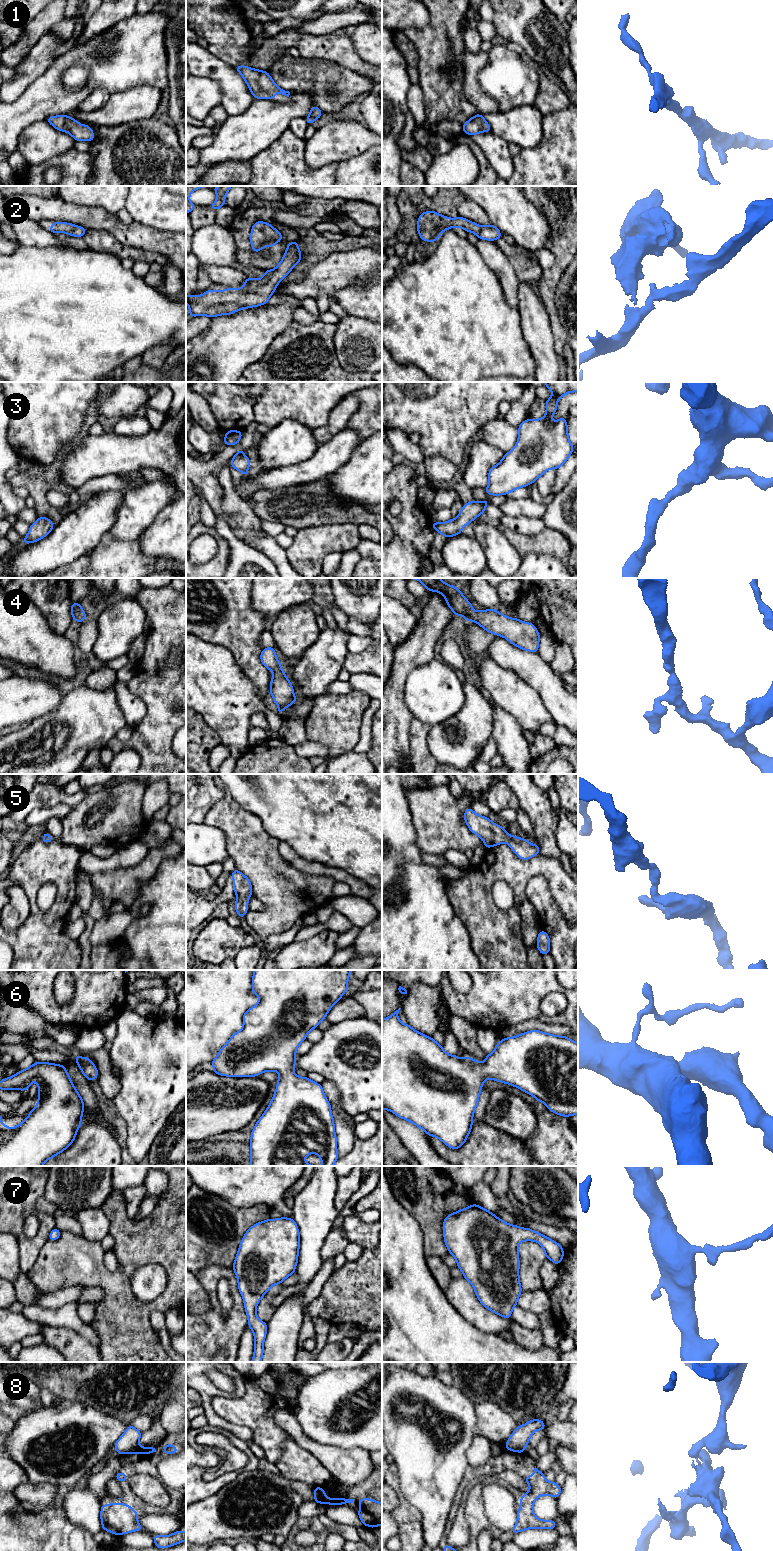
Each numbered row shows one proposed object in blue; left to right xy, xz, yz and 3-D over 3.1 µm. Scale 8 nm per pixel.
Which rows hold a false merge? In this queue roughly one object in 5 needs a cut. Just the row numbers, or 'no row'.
8

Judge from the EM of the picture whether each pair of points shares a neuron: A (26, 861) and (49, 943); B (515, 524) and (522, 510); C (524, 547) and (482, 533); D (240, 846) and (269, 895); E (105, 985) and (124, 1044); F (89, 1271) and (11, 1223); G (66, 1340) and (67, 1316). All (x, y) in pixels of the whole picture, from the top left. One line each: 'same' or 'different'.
A: same
B: different
C: different
D: same
E: different
F: different
G: different

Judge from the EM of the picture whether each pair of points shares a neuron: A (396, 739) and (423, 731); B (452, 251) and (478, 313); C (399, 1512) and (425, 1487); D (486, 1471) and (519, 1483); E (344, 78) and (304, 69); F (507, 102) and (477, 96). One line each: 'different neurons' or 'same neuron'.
A: different neurons
B: same neuron
C: different neurons
D: different neurons
E: same neuron
F: different neurons

